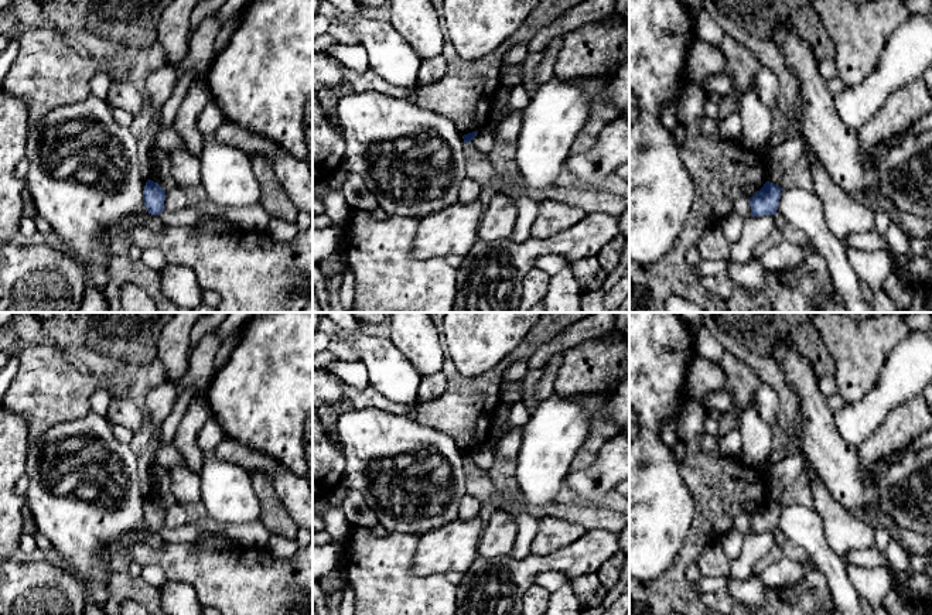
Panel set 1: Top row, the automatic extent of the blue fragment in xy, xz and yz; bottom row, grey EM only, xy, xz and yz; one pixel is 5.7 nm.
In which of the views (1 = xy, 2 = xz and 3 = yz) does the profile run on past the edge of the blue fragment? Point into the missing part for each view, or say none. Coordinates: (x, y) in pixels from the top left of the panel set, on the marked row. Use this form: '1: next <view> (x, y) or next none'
1: next none
2: next none
3: next none

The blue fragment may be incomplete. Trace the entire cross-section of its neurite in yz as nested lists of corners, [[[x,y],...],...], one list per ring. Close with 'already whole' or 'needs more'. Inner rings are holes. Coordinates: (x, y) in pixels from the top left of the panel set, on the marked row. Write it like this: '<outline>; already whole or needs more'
[[[769,181],[750,198],[751,216],[776,215],[782,188]]]; already whole

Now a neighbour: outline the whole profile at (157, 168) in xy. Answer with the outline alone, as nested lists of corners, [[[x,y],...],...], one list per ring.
[[[157,148],[150,153],[146,172],[148,180],[157,182],[164,191],[177,187],[175,180],[170,174],[170,157]]]

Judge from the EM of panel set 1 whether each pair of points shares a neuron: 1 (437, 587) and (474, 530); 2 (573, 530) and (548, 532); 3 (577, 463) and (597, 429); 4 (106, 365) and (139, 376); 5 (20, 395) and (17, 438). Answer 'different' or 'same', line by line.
1: different
2: same
3: same
4: same
5: different

